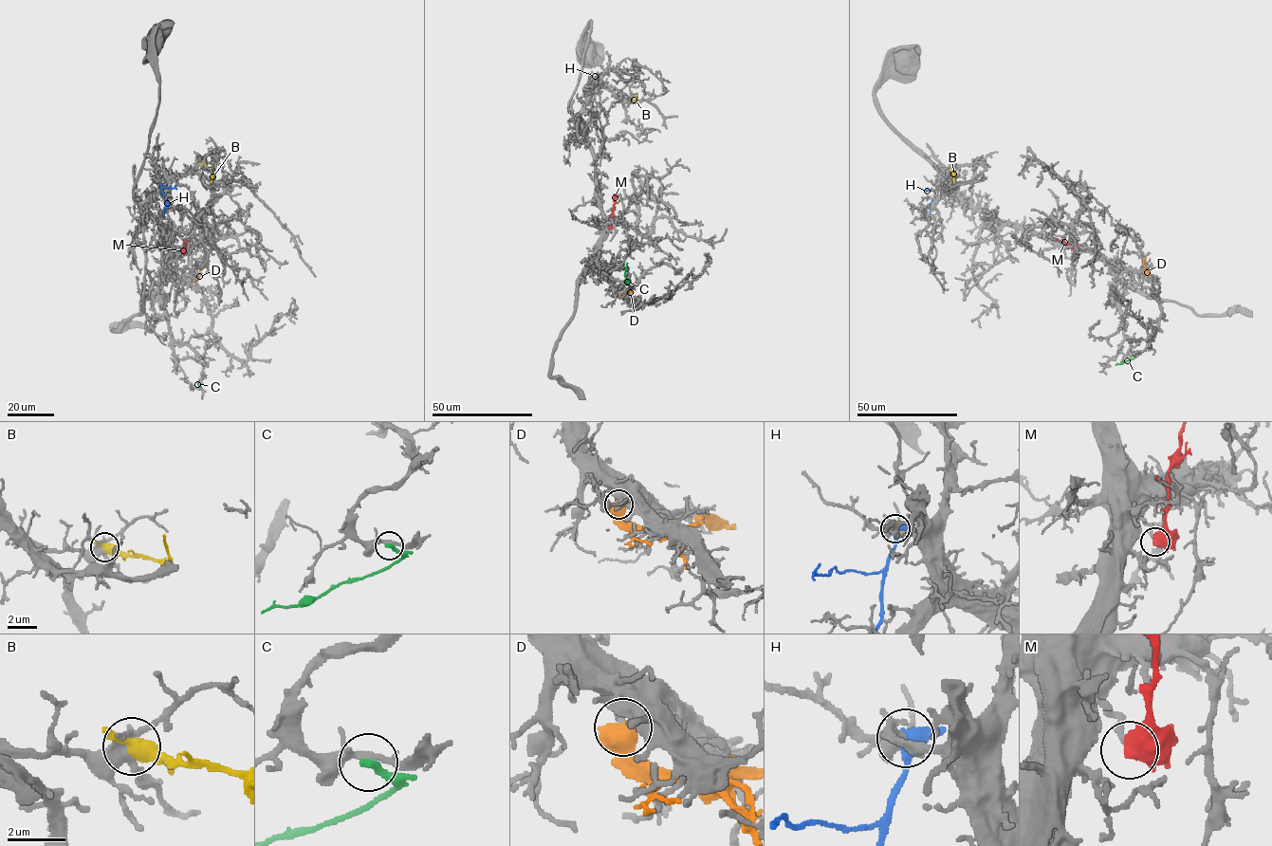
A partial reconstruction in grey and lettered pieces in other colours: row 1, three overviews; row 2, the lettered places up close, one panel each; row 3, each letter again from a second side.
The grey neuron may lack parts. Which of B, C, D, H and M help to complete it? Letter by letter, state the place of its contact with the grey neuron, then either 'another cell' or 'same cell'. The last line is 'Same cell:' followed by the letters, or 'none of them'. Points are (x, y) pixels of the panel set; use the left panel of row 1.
B: meets grey at (202, 164); another cell
C: meets grey at (203, 377); another cell
D: meets grey at (187, 279); another cell
H: meets grey at (160, 180); another cell
M: meets grey at (180, 251); another cell
Same cell: none of them

